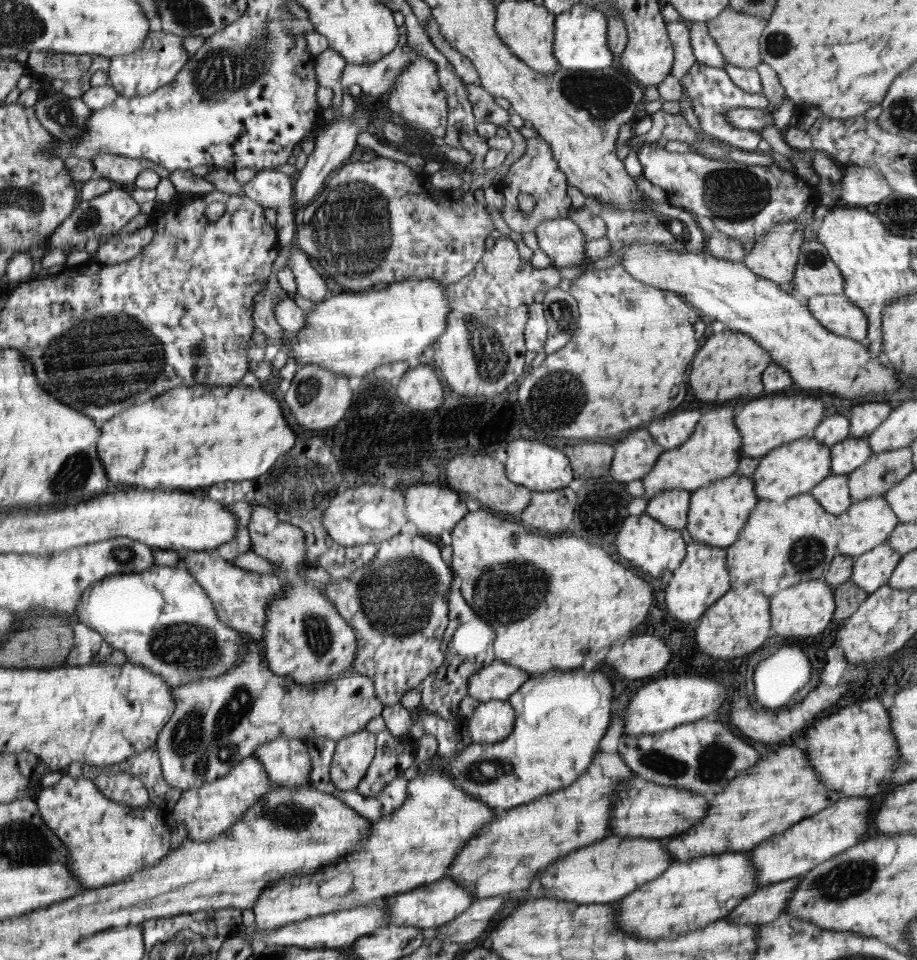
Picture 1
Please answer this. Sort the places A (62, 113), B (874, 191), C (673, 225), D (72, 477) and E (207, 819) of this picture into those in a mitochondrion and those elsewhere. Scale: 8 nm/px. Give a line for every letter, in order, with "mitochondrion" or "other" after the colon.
A: mitochondrion
B: other
C: mitochondrion
D: mitochondrion
E: other

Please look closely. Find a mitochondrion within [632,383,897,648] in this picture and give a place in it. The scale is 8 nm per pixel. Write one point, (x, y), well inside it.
(806, 554)

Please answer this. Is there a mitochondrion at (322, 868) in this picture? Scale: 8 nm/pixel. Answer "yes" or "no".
no

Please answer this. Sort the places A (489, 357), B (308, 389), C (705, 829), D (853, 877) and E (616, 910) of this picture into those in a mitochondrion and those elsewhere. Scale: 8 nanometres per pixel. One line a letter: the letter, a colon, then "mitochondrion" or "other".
A: mitochondrion
B: mitochondrion
C: other
D: mitochondrion
E: other

